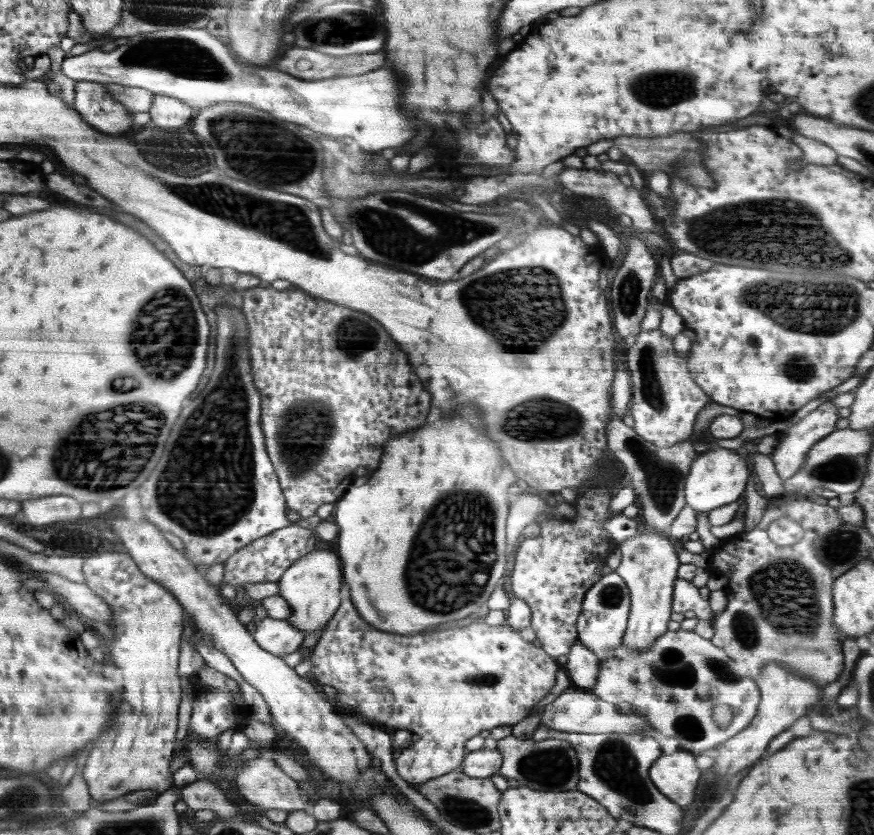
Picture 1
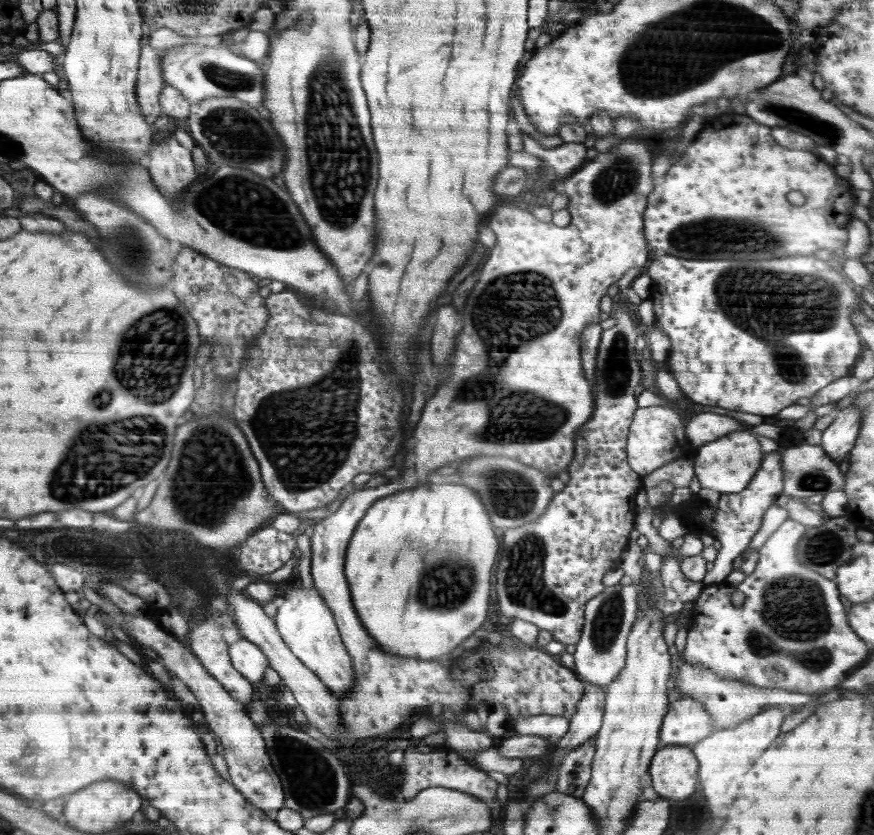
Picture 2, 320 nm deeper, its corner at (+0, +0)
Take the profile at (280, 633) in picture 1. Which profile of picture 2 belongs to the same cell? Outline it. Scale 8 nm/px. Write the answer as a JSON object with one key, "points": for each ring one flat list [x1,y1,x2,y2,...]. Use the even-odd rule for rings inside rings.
{"points":[[240,639,229,646,229,655,234,668,233,674,247,679,249,685,263,680,269,662,256,644]]}

